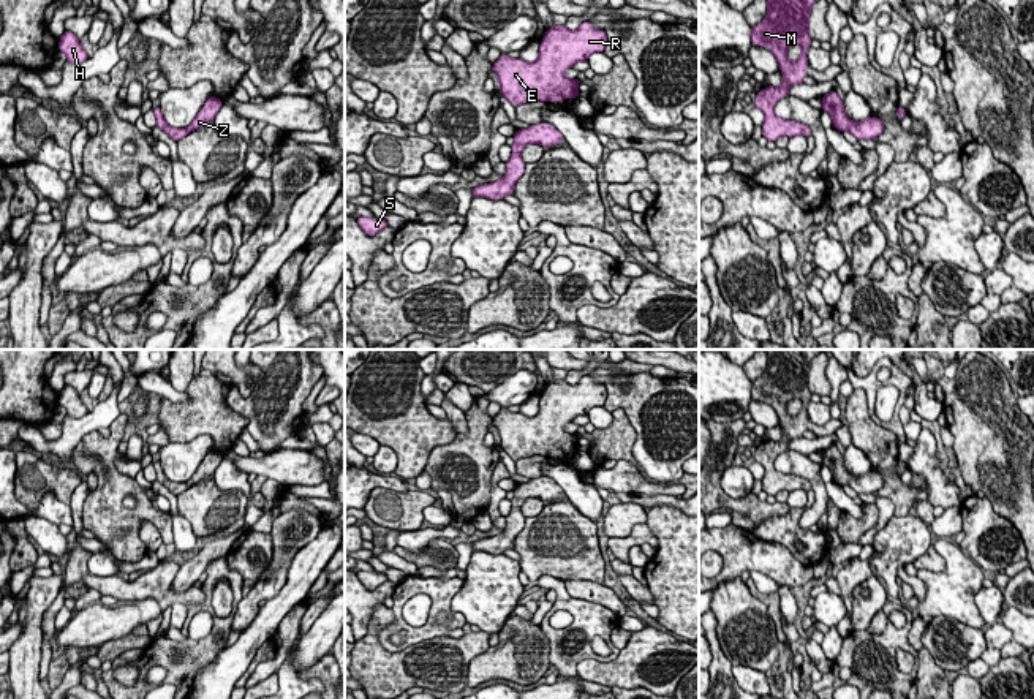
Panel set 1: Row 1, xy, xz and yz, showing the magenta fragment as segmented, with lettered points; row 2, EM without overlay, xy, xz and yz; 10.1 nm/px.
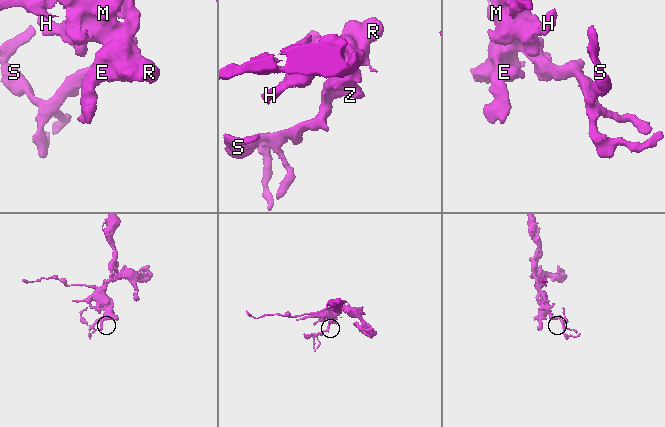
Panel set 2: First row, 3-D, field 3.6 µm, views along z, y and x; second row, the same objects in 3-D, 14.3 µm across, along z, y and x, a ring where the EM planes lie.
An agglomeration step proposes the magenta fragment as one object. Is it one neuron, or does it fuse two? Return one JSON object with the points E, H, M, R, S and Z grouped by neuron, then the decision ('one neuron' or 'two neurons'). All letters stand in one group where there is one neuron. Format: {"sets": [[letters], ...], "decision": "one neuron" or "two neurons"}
{"sets": [["E", "H", "M", "R", "S", "Z"]], "decision": "one neuron"}

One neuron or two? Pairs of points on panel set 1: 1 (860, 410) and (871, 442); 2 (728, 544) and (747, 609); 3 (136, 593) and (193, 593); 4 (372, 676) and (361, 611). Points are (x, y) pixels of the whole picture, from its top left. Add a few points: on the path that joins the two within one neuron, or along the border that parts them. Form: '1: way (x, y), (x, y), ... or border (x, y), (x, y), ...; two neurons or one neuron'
1: way (860, 418), (865, 434); one neuron
2: border (739, 576), (721, 581), (715, 587); two neurons
3: way (150, 592), (179, 596); one neuron
4: border (383, 601), (375, 606), (367, 633), (361, 639); two neurons

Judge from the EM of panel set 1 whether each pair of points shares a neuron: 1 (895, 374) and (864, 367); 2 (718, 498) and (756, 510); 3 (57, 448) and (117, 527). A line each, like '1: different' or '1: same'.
1: different
2: same
3: different

